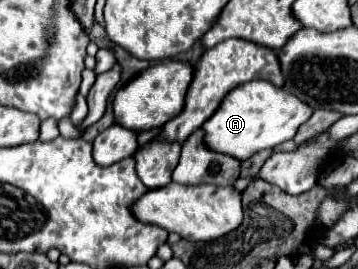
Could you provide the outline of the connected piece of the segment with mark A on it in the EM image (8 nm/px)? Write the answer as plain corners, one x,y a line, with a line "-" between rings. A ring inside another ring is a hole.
252,80
246,84
240,84
236,90
232,90
220,104
220,108
214,112
212,118
208,118
204,122
204,132
206,132
206,144
222,154
230,154
238,160
246,160
250,156
254,156
256,152
264,150
264,148
274,148
282,142
288,142
296,136
298,128
312,116
312,108
308,104
304,104
302,100
296,100
296,96
292,96
288,90
284,88
276,88
272,82
268,80

